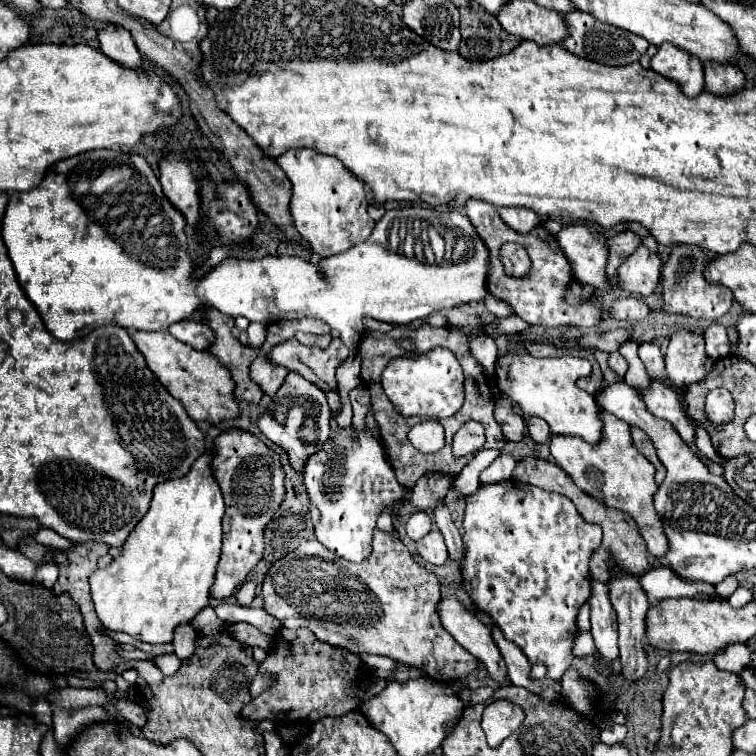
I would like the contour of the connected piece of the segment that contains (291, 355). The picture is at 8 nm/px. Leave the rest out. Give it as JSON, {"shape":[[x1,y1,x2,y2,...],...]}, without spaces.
{"shape":[[289,338,267,352,269,362,285,366,293,372,299,372,309,382,317,384,323,392,335,390,335,368,351,354,351,350,339,340,333,338,327,348,305,346,295,338]]}

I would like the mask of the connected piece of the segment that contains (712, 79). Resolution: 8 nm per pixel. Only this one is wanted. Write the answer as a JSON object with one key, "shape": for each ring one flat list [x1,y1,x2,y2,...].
{"shape":[[705,62,705,90,715,96,731,96,745,88,745,76,735,64]]}

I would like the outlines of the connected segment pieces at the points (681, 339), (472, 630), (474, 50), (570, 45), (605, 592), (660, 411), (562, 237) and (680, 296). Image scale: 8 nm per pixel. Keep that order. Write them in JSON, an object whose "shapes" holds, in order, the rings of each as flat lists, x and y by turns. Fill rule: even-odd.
{"shapes":[[[677,330,671,334,665,352,665,370,673,386,685,390,695,382,703,382,707,376,705,360,707,354,701,334,687,330]],[[449,596,439,602,439,614,445,630,473,656,477,656,485,668,491,680,505,684,507,682,507,672,505,664,501,658,501,652,497,650,489,630,479,622,475,614,463,608,463,604,455,598]],[[477,6,461,10,461,36,459,54,467,60,489,60,519,44,519,38,507,34,493,14]],[[573,10,565,16,565,22,569,26,569,36,563,40,563,46,573,52,575,56,599,62,599,64,609,64,609,66,627,66,633,62,639,62,639,58,647,52,649,42,641,36,635,36,627,30,615,28,611,24,601,24,593,16,581,10]],[[591,578,591,634,595,638,597,652,605,660,619,656,617,650,617,614,609,600,609,586]],[[651,378,651,384,641,392,641,398,653,416,671,422,671,426,677,430,685,444,695,442,697,428,701,428,701,424,687,414,685,404,681,402,679,392,675,392,675,388,667,386,659,378]],[[565,226,559,234,557,234,557,242,561,246,561,250,565,252,565,256,569,258,569,262,573,262,573,272,577,272,577,280,591,286,593,290,601,290,601,292,611,292,613,284,605,274,605,264,609,260,609,248,607,248,607,238,591,226]],[[679,244,671,250,669,254,669,260,667,264,663,266,663,274,661,274,661,286,663,286,663,306,661,310,665,314,677,314,677,316,685,316,685,318,695,318,695,320,719,320,721,316,725,316,731,308,731,302,733,302,733,294,729,288,721,286,721,284,711,284,707,282,705,278,705,266,711,262,709,254,705,250,701,250,699,246,687,246,687,244],[685,256,693,256,695,258,695,268,693,272,685,274,685,276,677,276,677,268,679,268,679,262,685,258]]]}

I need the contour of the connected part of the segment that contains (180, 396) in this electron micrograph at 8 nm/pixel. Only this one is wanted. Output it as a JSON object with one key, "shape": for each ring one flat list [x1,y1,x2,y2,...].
{"shape":[[131,332,131,338,133,338,137,350,145,356,149,370,157,376,157,380,161,380,161,384,167,388,167,392,183,404,183,408,195,422,207,420,211,424,217,424,221,420,231,420,237,416,239,410,237,410,237,402,233,396,233,378,231,378,229,370,225,366,221,366,217,362,217,358,213,358,211,352,195,350,189,344,183,344,177,338,173,338,169,332]]}

